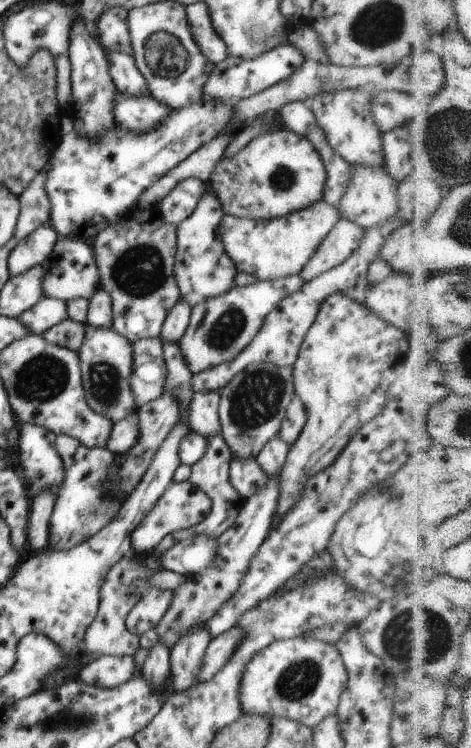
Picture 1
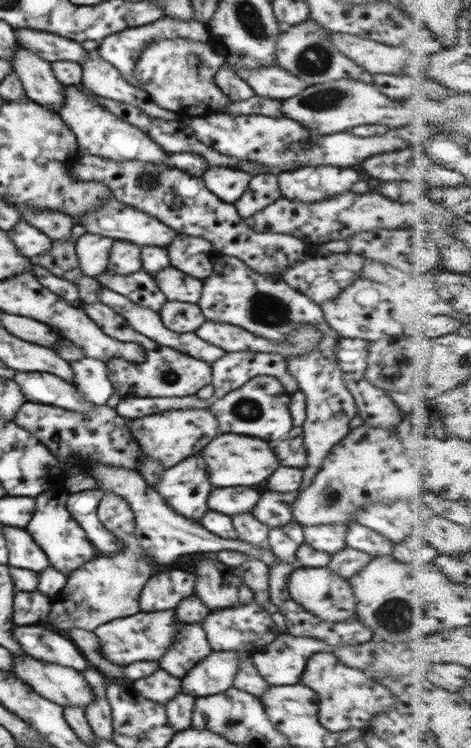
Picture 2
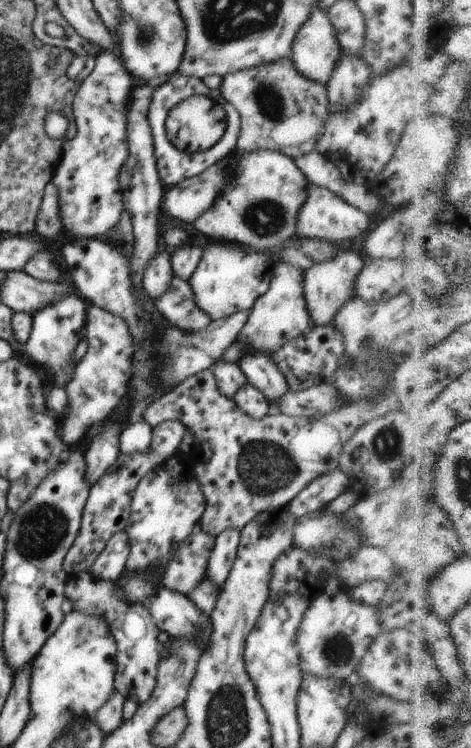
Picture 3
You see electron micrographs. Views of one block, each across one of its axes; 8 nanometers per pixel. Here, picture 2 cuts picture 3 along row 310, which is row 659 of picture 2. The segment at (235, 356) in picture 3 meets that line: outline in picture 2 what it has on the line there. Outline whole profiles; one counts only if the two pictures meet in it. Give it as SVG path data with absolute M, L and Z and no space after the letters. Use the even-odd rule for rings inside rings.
M282 632L270 644L252 650L250 658L268 684L286 686L300 683L309 656L329 651L323 640Z

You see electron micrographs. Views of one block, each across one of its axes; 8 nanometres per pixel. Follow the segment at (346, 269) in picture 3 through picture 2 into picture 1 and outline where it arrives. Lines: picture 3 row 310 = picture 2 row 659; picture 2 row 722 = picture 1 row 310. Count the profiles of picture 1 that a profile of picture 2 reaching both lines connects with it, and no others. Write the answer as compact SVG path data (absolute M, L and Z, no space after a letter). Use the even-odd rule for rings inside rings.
M336 293L326 298L320 307L320 312L314 321L314 324L307 330L304 342L302 343L299 355L297 356L296 362L293 364L293 385L295 388L295 396L300 398L303 402L307 419L303 426L303 431L300 436L296 439L294 444L291 444L286 457L286 462L280 469L278 478L279 484L279 495L275 515L273 516L272 526L277 527L282 521L285 515L291 510L291 508L303 497L305 489L305 482L321 473L340 456L340 453L344 450L344 447L348 444L348 441L355 436L358 432L359 427L366 424L372 418L377 417L383 411L387 399L390 398L389 387L394 380L399 376L405 375L404 364L403 364L403 348L407 346L408 340L407 331L401 331L397 326L387 323L382 320L375 312L372 312L365 304L352 300L351 297Z

